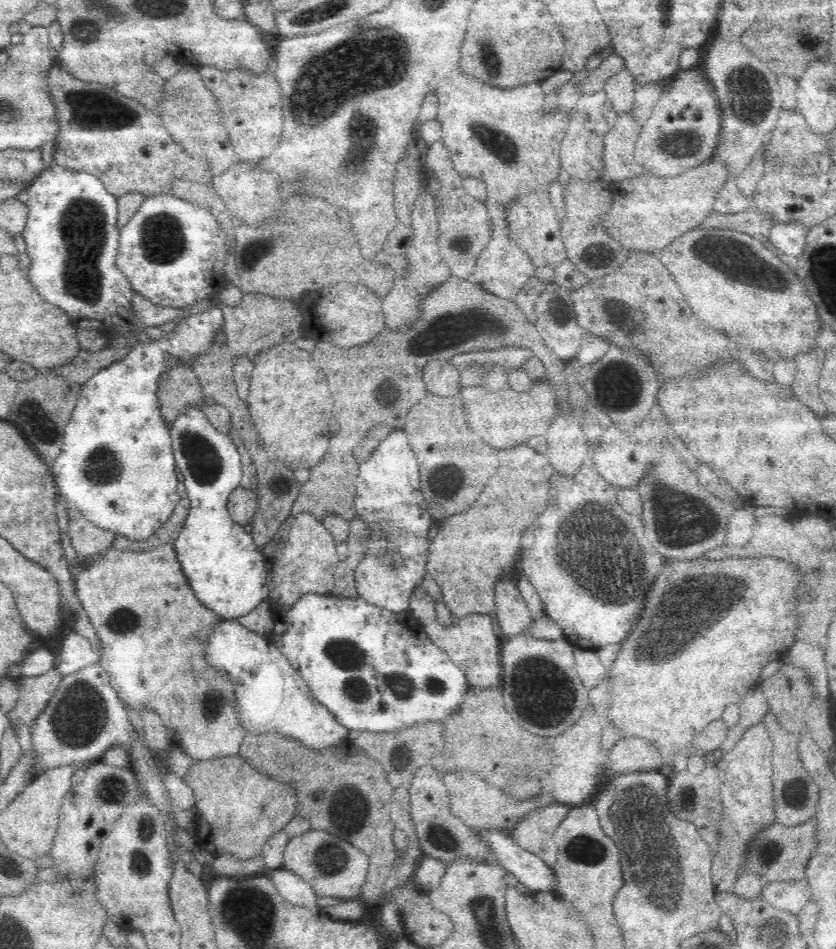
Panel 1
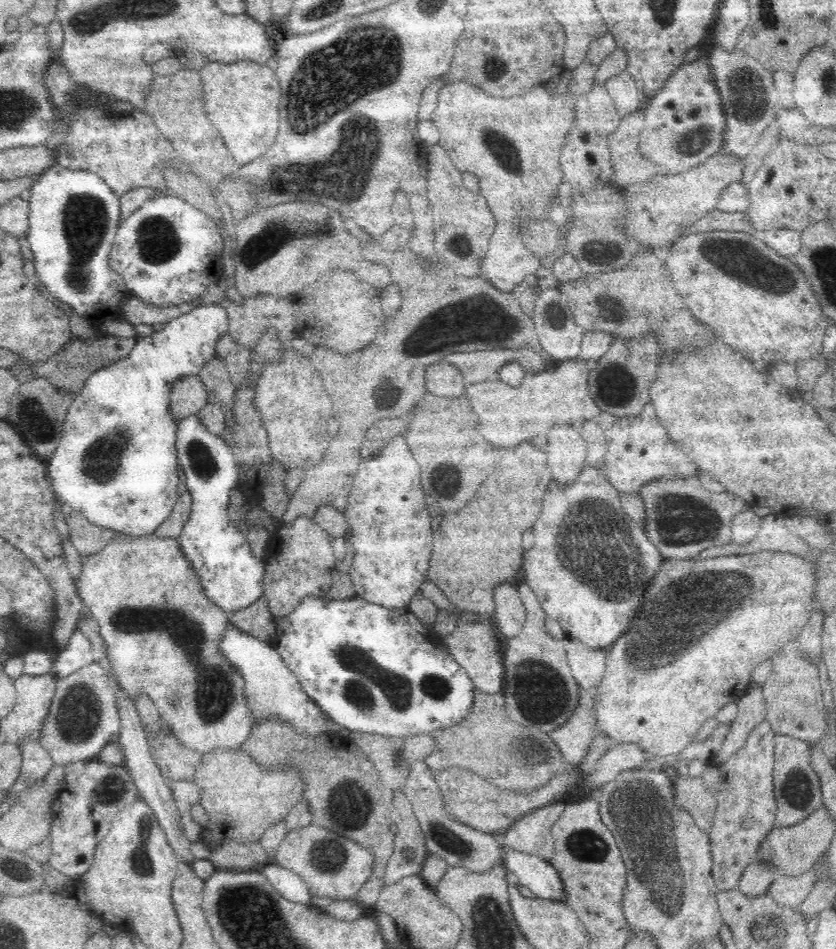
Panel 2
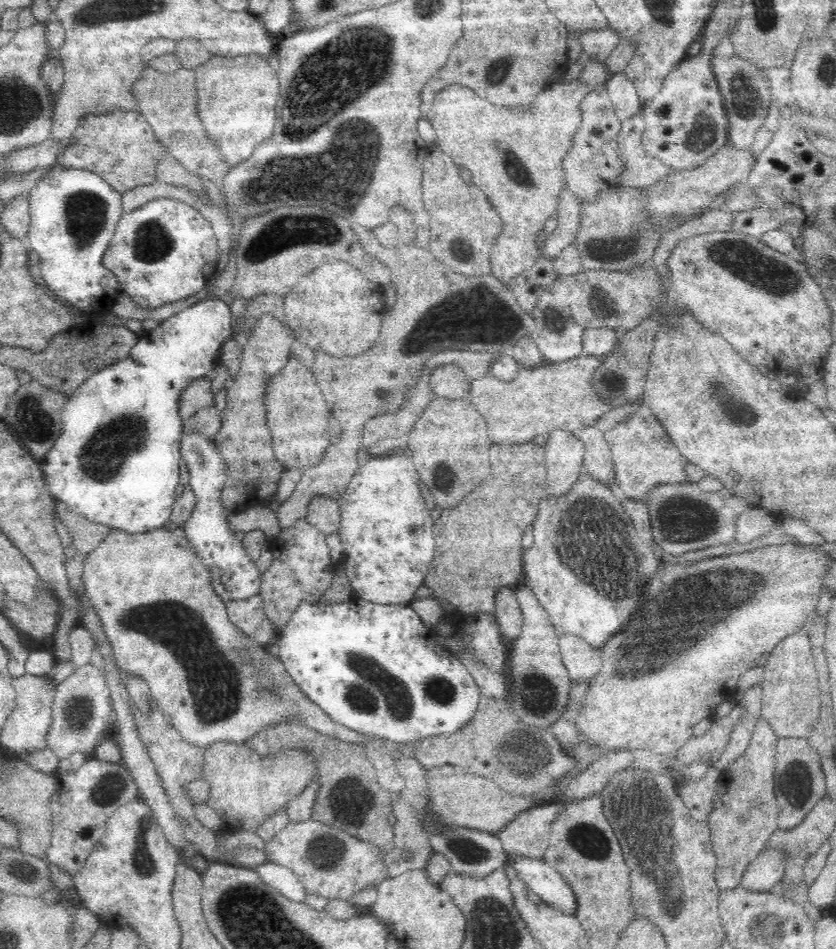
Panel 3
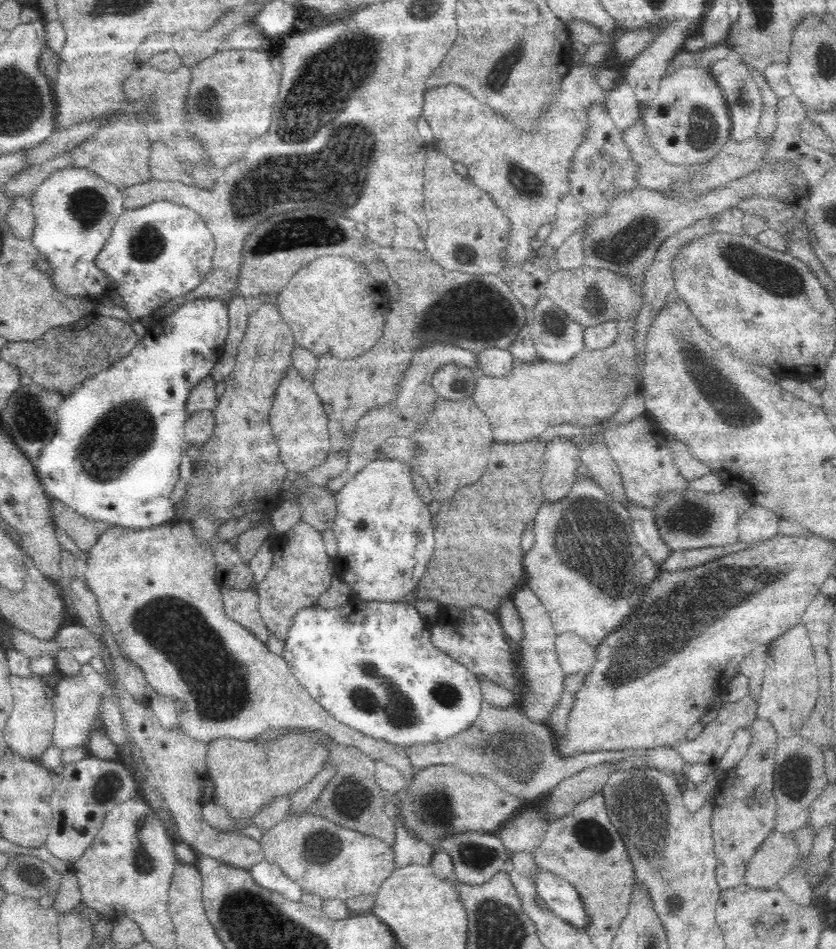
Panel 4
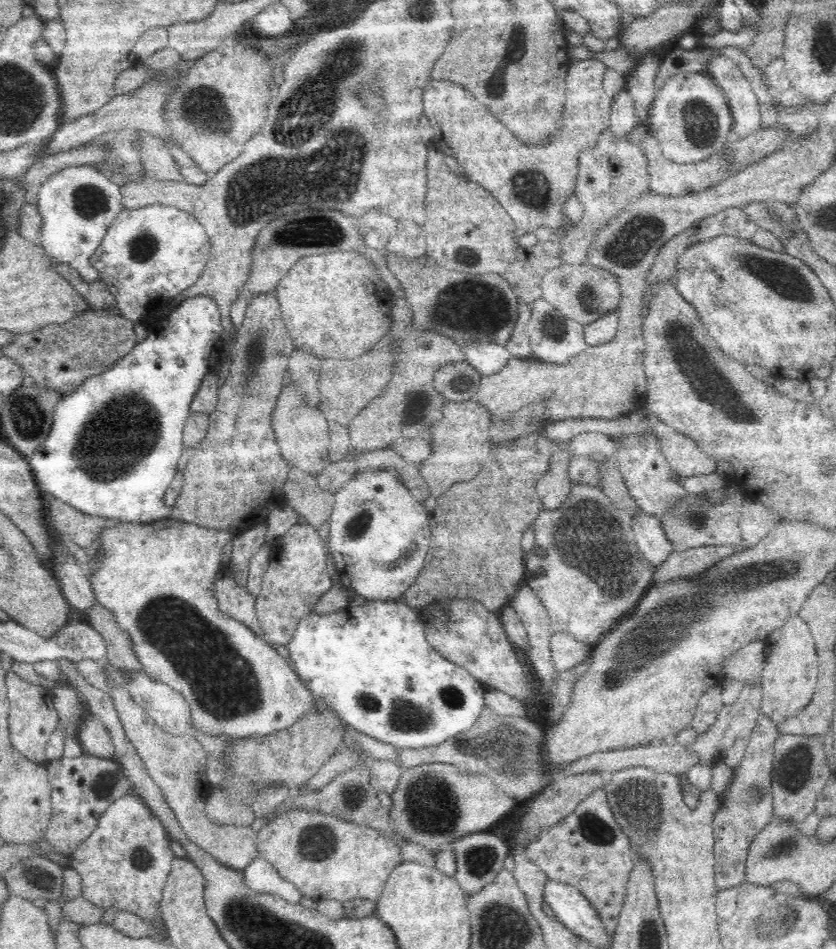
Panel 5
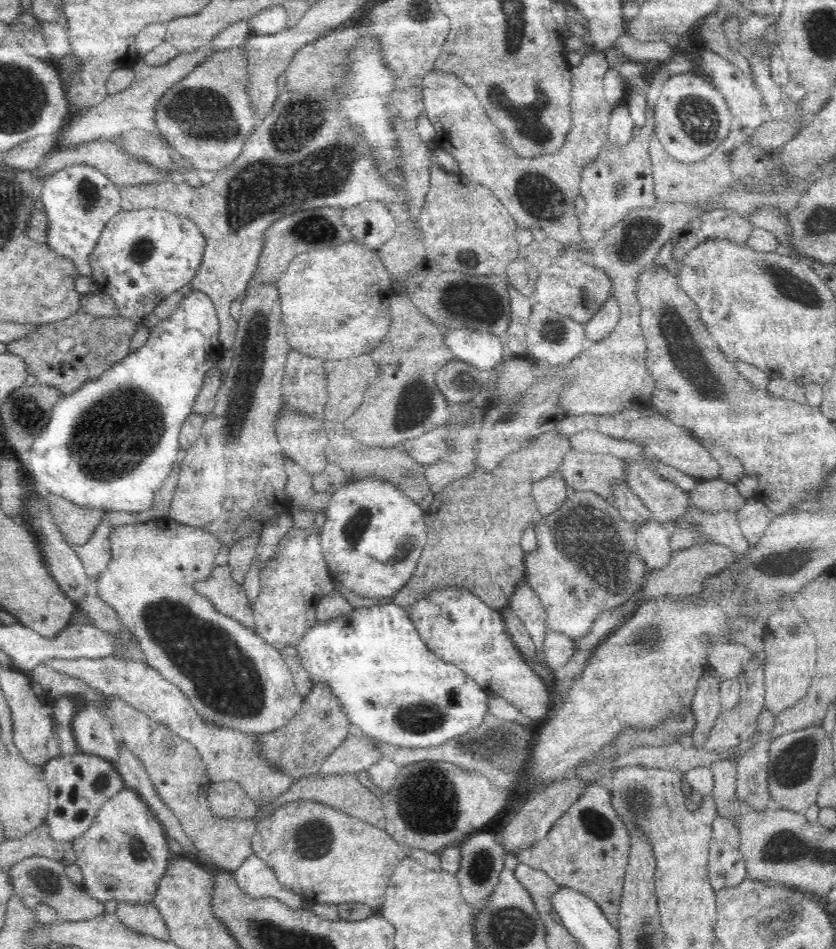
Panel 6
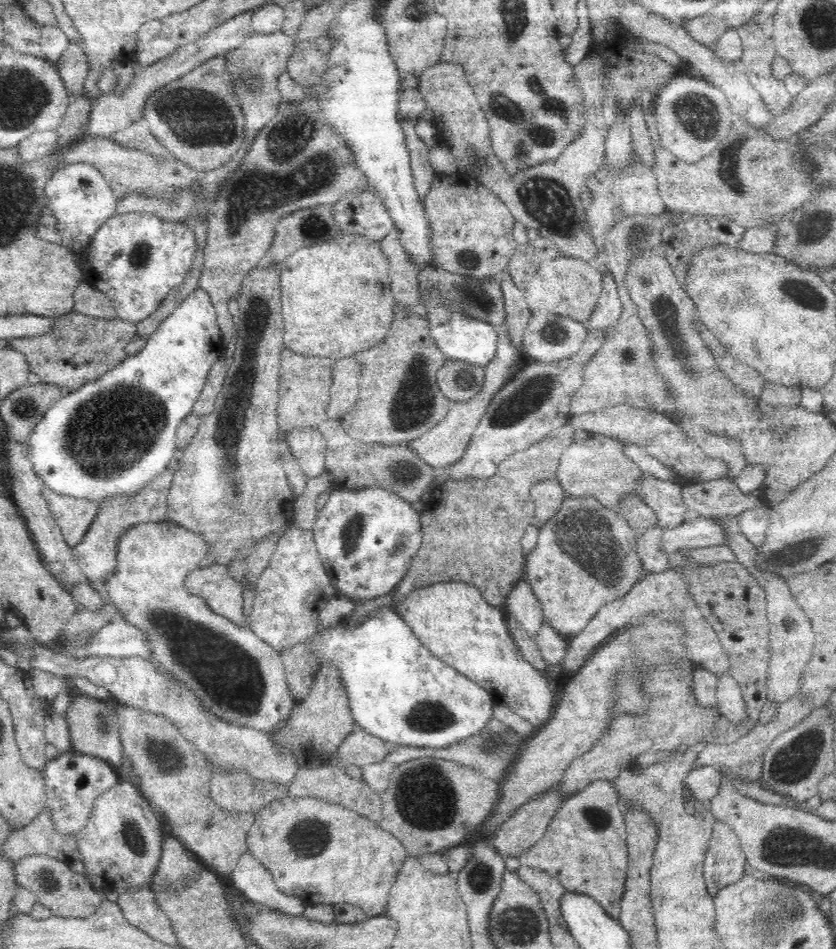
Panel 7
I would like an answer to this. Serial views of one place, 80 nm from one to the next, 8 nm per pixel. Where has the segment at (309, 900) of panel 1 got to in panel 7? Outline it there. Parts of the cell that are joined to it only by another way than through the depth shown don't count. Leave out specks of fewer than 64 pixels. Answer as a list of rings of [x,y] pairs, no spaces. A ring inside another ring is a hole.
[[[248,851],[240,856],[236,868],[230,874],[229,882],[246,899],[274,907],[287,916],[301,916],[308,906],[300,897],[280,891],[272,873]]]

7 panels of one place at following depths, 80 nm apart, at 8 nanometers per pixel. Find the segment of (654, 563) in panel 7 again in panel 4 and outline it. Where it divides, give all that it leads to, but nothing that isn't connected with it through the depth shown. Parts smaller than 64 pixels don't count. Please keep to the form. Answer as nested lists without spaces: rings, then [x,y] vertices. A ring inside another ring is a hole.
[[[632,502],[626,509],[632,516],[632,532],[634,532],[633,536],[636,537],[636,541],[640,542],[640,546],[644,547],[646,554],[652,557],[656,564],[661,565],[670,556],[672,550],[668,548],[660,536],[653,511],[649,508],[636,506]]]

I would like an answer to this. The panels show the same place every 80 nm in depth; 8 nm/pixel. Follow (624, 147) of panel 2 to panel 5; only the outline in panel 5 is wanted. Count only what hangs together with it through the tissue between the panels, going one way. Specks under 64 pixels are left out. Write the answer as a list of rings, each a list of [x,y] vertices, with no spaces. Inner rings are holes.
[[[637,124],[627,136],[636,146],[639,146],[646,155],[649,166],[649,190],[656,194],[675,197],[693,195],[700,191],[705,191],[710,187],[716,186],[719,182],[731,177],[733,164],[729,162],[729,152],[727,148],[720,150],[717,154],[712,154],[700,162],[692,164],[678,164],[664,158],[656,137],[651,133],[646,133],[647,127],[644,124]]]

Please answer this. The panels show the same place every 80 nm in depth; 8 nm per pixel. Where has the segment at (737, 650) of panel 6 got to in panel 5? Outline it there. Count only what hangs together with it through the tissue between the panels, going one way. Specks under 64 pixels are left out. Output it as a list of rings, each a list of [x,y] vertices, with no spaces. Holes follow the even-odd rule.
[[[752,642],[744,646],[744,650],[738,650],[730,658],[722,662],[724,666],[724,678],[738,678],[748,684],[756,684],[756,680],[762,674],[764,668],[764,642]]]

